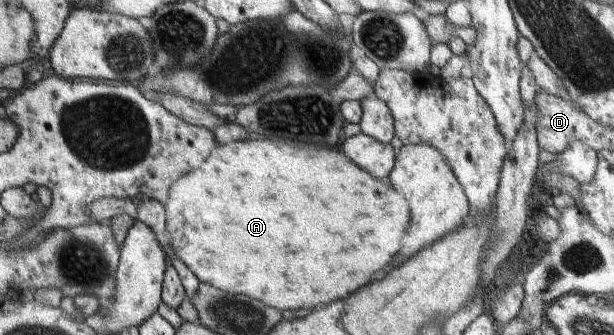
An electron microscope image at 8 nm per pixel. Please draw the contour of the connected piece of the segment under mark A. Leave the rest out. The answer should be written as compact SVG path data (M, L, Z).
M259 137L255 141L234 141L219 145L216 150L200 165L191 170L176 183L177 192L172 193L165 205L167 211L167 231L171 237L171 249L175 255L195 273L198 280L208 283L214 288L237 297L253 298L266 305L278 309L314 309L320 305L330 305L336 299L342 299L362 285L368 285L372 277L382 271L390 261L394 261L403 249L403 240L411 229L411 205L403 192L398 192L391 187L390 179L378 180L369 175L358 164L351 161L341 149L331 146L304 144L295 141L272 141Z

